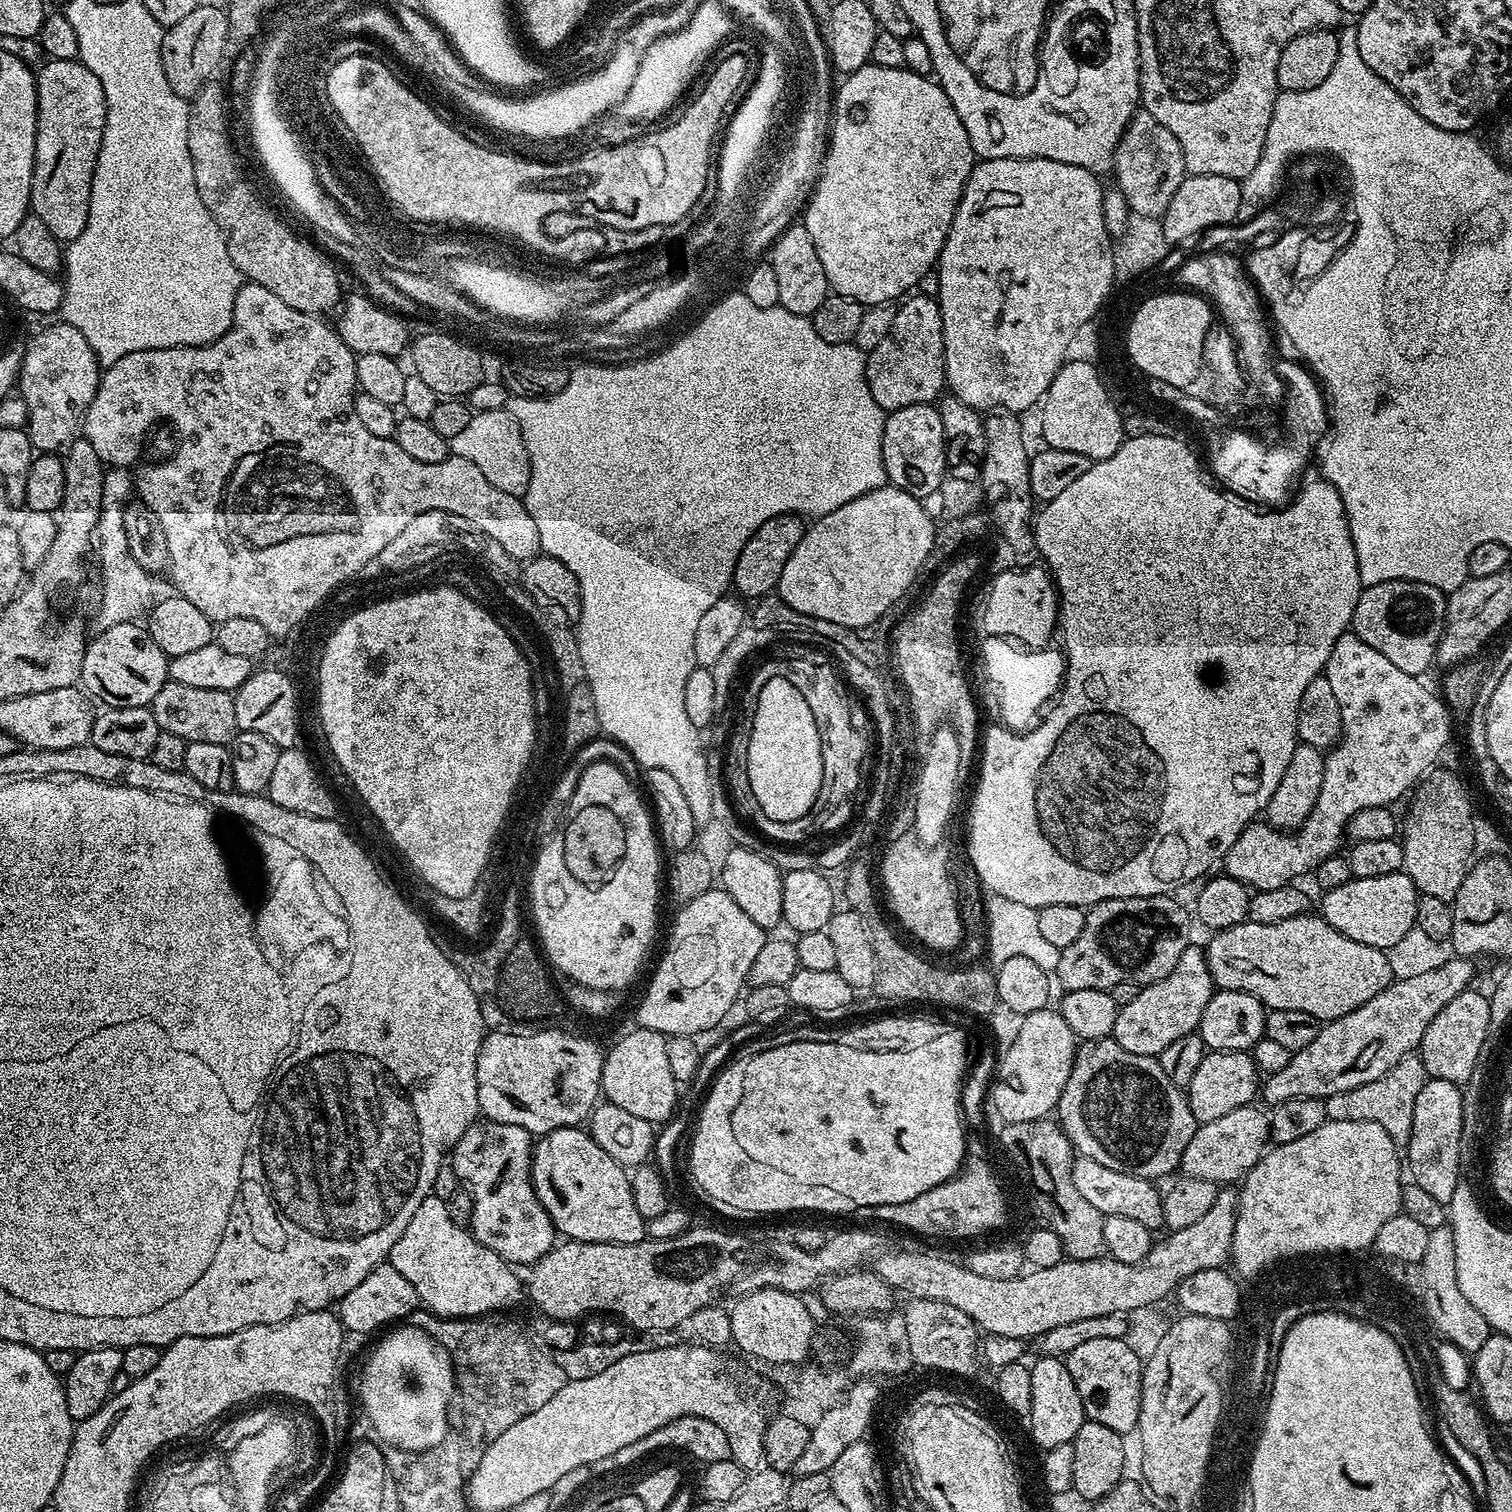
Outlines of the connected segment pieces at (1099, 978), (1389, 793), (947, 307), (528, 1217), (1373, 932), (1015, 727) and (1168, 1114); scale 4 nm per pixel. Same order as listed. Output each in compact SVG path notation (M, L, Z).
M1171 895L1114 898L1091 905L1084 913L1086 926L1082 926L1082 935L1075 942L1070 942L1070 946L1060 950L1054 976L1058 984L1060 979L1061 989L1064 992L1074 990L1106 992L1118 986L1118 982L1133 980L1136 984L1143 986L1158 982L1171 974L1178 958L1182 958L1182 950L1190 947L1191 940L1188 939L1192 936L1192 924L1194 925L1189 909L1187 912L1178 901L1172 899L1176 898Z
M1351 630L1344 632L1342 638L1338 638L1338 642L1334 642L1334 650L1330 650L1330 658L1326 662L1322 674L1330 682L1330 687L1334 690L1334 698L1340 707L1340 741L1338 741L1335 748L1325 755L1322 790L1318 790L1318 802L1314 802L1314 810L1309 814L1305 824L1301 824L1298 830L1289 834L1279 828L1273 828L1267 822L1253 822L1248 825L1246 830L1242 830L1238 842L1234 842L1234 846L1230 846L1230 850L1222 861L1223 871L1230 878L1245 884L1249 890L1255 890L1256 892L1277 890L1279 887L1291 885L1296 880L1295 876L1304 876L1307 872L1308 875L1315 873L1316 867L1322 862L1326 862L1326 858L1337 855L1341 851L1340 843L1345 843L1350 818L1354 818L1354 814L1358 814L1358 810L1370 810L1370 806L1386 808L1395 805L1394 802L1399 796L1406 795L1405 797L1407 797L1410 790L1415 789L1433 771L1434 765L1432 763L1443 754L1444 747L1447 746L1448 739L1452 736L1452 716L1448 713L1449 705L1437 693L1436 697L1423 684L1425 682L1423 679L1406 674L1406 670L1398 670L1398 666L1394 666L1394 662L1390 662L1390 658L1378 654L1378 650L1374 650L1374 646L1366 646L1366 642L1362 642L1362 638L1358 638L1356 633Z
M980 160L979 163L973 167L970 175L968 175L968 181L964 187L964 193L958 202L954 218L950 222L950 230L946 234L946 242L942 246L938 261L938 271L940 274L940 295L938 299L940 301L940 313L942 314L942 330L944 331L944 379L946 381L947 391L951 393L951 395L957 396L966 406L970 406L977 410L1003 410L1005 412L1015 412L1017 414L1024 414L1024 411L1026 411L1027 408L1033 407L1032 409L1035 409L1047 394L1050 382L1054 382L1058 370L1065 364L1070 356L1069 348L1062 348L1062 346L1058 346L1056 342L1044 346L1044 342L1042 342L1042 346L1040 346L1042 352L1040 352L1040 360L1038 360L1038 366L1040 366L1040 368L1036 370L1036 360L1034 360L1034 358L1036 358L1036 356L1034 356L1034 354L1036 354L1036 338L1038 338L1040 330L1044 330L1044 308L1046 308L1046 304L1050 302L1052 308L1056 308L1056 310L1060 310L1060 306L1062 306L1062 310L1068 310L1068 312L1066 312L1066 314L1070 314L1070 316L1068 316L1068 322L1072 322L1074 326L1079 326L1079 328L1083 329L1090 324L1092 319L1098 316L1098 313L1100 312L1098 311L1099 308L1107 302L1108 295L1111 294L1112 290L1114 291L1114 285L1118 275L1118 269L1116 269L1118 256L1114 251L1113 237L1109 236L1108 231L1106 230L1106 221L1104 221L1104 194L1106 188L1105 185L1100 185L1100 180L1101 177L1097 175L1097 173L1086 170L1082 166L1074 166L1073 164L1067 164L1066 162L1054 162L1053 160Z
M485 1119L483 1122L477 1122L465 1128L462 1138L458 1138L456 1147L450 1156L450 1163L453 1170L457 1172L459 1183L467 1186L472 1194L470 1231L473 1238L482 1246L494 1250L494 1254L498 1254L512 1266L535 1264L554 1247L558 1240L556 1226L552 1223L550 1214L546 1214L542 1202L538 1202L532 1185L533 1147L532 1133L522 1130L522 1126Z
M1404 871L1382 874L1382 878L1354 878L1338 890L1330 890L1319 897L1319 915L1334 930L1362 942L1366 946L1390 949L1416 926L1416 902L1418 893L1414 882Z
M985 635L983 639L980 658L987 676L999 692L1001 723L1011 731L1025 731L1035 721L1036 710L1044 703L1047 705L1059 691L1066 667L1065 657L1059 649L1052 650L1050 646L1025 650L1014 647L1001 636Z
M1085 1040L1077 1047L1070 1078L1066 1078L1066 1090L1058 1098L1054 1109L1055 1119L1072 1141L1072 1147L1080 1156L1090 1158L1110 1170L1140 1176L1155 1181L1156 1176L1171 1177L1172 1171L1180 1168L1186 1145L1194 1138L1198 1127L1188 1105L1187 1095L1166 1074L1155 1056L1130 1054L1122 1050L1118 1042L1107 1040Z

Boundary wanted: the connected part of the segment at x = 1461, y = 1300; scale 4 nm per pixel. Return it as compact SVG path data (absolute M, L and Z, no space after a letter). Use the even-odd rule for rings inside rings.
M1447 1223L1431 1229L1428 1233L1426 1254L1422 1254L1420 1265L1424 1268L1427 1277L1428 1291L1426 1295L1425 1310L1427 1319L1432 1319L1434 1327L1440 1331L1444 1340L1453 1343L1467 1354L1475 1354L1482 1350L1482 1342L1490 1334L1486 1318L1478 1314L1478 1310L1462 1294L1462 1286L1458 1286L1458 1266L1454 1252L1454 1234Z

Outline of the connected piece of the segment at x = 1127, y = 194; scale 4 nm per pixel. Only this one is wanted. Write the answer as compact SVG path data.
M1138 110L1114 150L1110 172L1116 175L1115 191L1126 198L1131 213L1160 220L1170 206L1170 198L1178 194L1178 186L1182 186L1186 175L1182 146L1178 146L1178 138L1174 138L1154 114Z

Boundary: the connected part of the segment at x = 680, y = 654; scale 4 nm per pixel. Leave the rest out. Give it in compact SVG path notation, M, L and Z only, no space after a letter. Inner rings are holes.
M735 303L732 307L720 304L720 309L717 312L712 312L712 317L709 320L704 320L702 327L696 328L696 333L688 336L687 342L677 339L669 348L664 348L661 352L646 357L645 360L636 360L633 364L597 364L597 362L590 362L584 368L583 374L578 374L573 384L568 384L568 393L562 393L560 397L556 397L556 400L546 396L512 396L506 405L506 411L513 416L521 428L526 454L529 455L529 488L522 495L522 499L530 518L534 518L534 526L538 526L540 552L543 555L558 558L558 562L562 562L562 566L566 566L570 570L570 574L574 574L574 578L578 578L582 610L579 620L575 621L574 633L579 658L584 667L584 679L590 686L594 706L598 710L600 731L605 737L608 735L610 739L617 740L640 763L641 769L657 768L658 770L666 770L666 774L671 774L674 782L678 782L687 804L690 805L690 814L695 814L696 819L700 821L708 818L709 799L714 794L714 788L712 788L711 778L708 777L708 760L704 757L704 744L700 741L701 729L696 728L694 722L690 722L690 718L686 714L686 698L684 697L686 678L690 678L692 669L697 667L694 656L694 630L698 630L698 621L702 619L702 614L706 614L706 610L710 610L710 606L714 606L714 602L725 599L727 592L724 591L729 591L734 566L738 562L738 554L742 554L742 546L746 546L746 542L750 542L754 530L758 530L758 526L762 526L762 522L770 522L770 518L789 514L801 518L819 518L838 510L838 506L846 506L846 502L850 502L870 490L878 490L888 484L888 471L884 465L884 455L882 454L882 434L884 433L886 413L884 409L878 406L878 402L874 402L874 398L870 394L868 379L864 373L865 363L865 353L861 352L855 343L831 344L824 341L823 338L818 338L818 330L814 330L812 321L807 316L790 314L790 310L782 307L778 307L774 312L755 313L754 310L748 308L746 303Z

